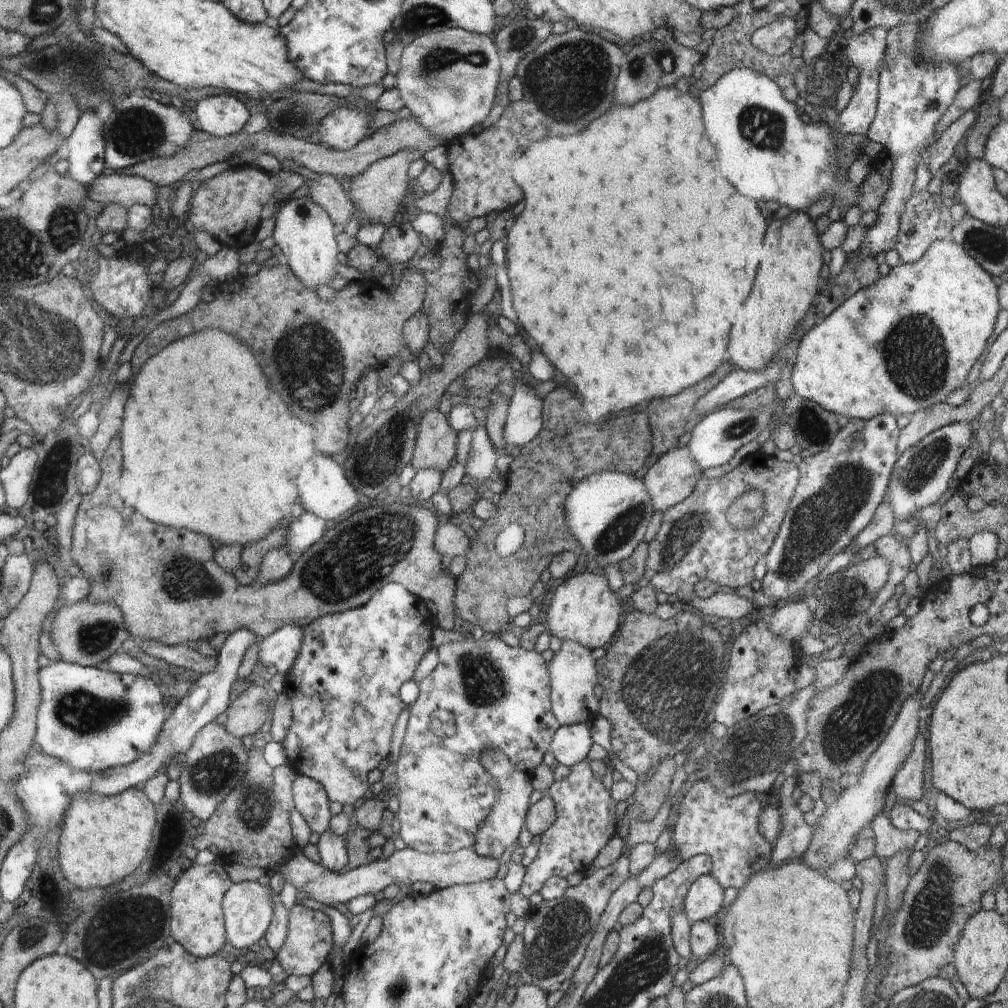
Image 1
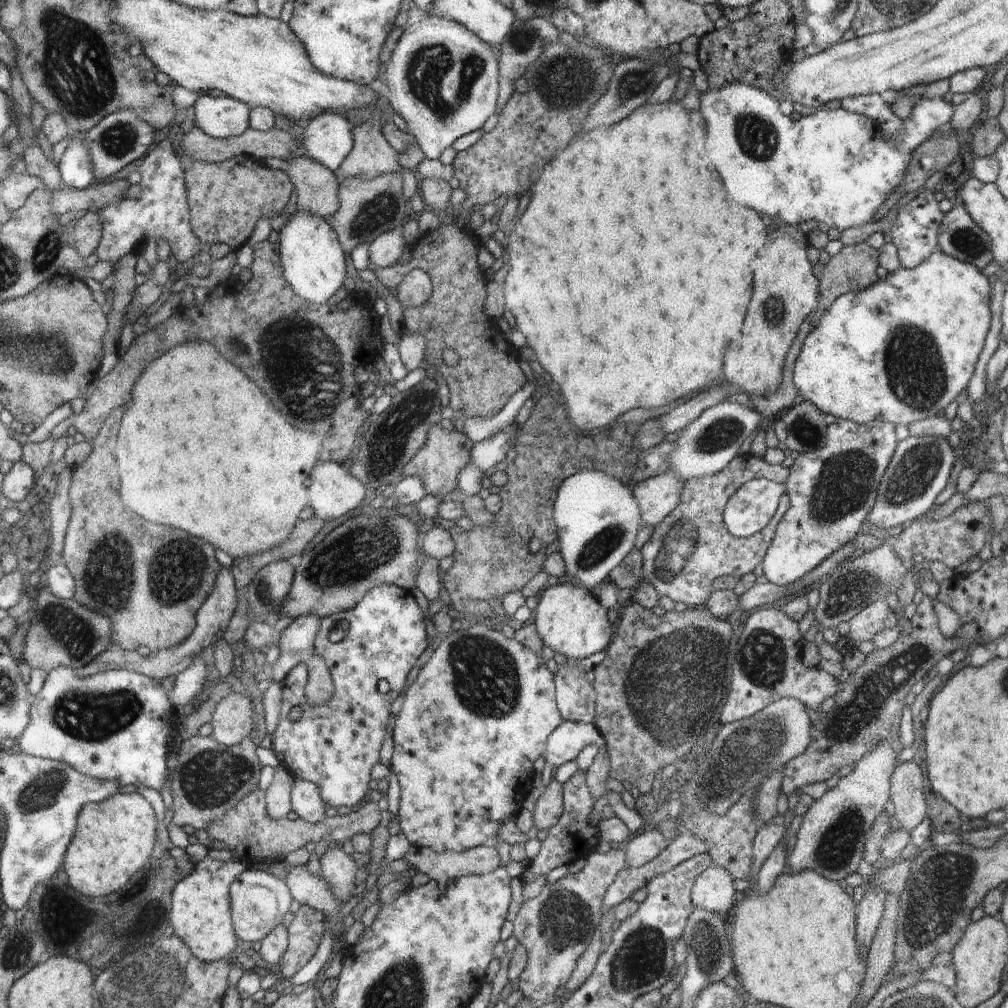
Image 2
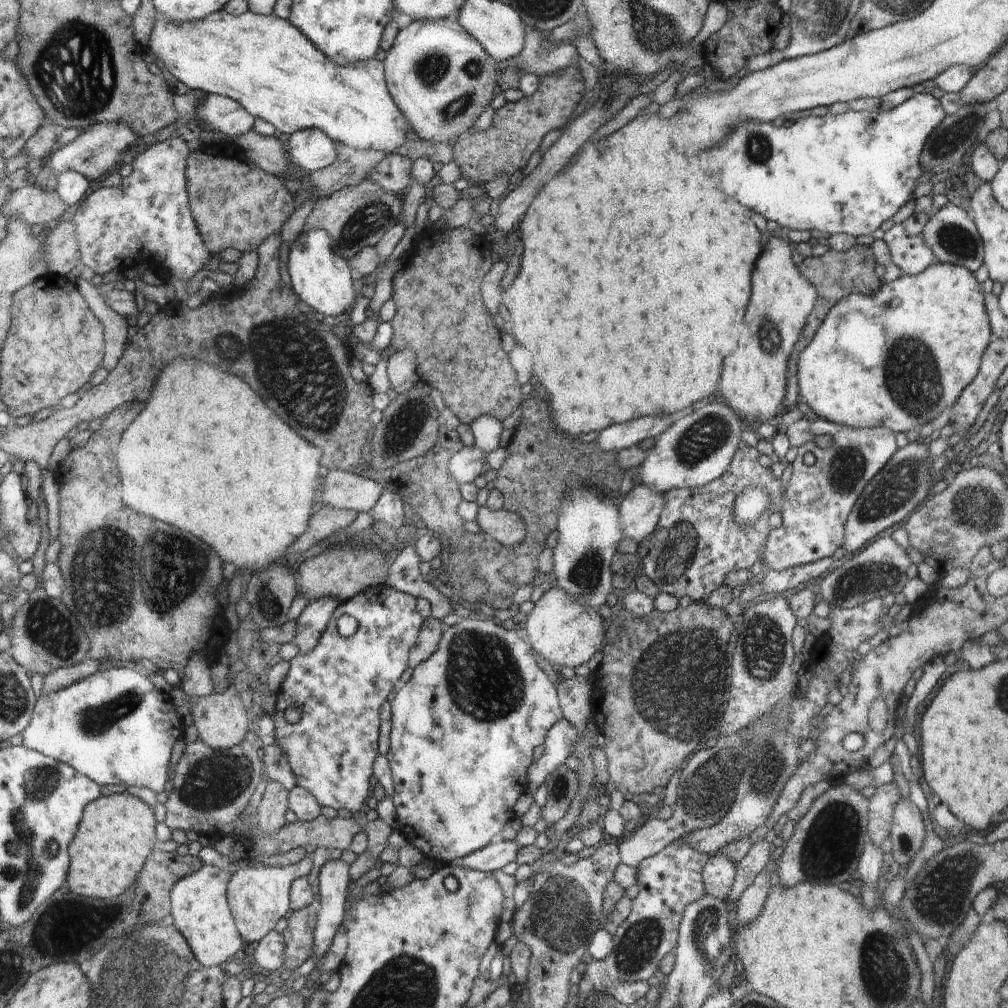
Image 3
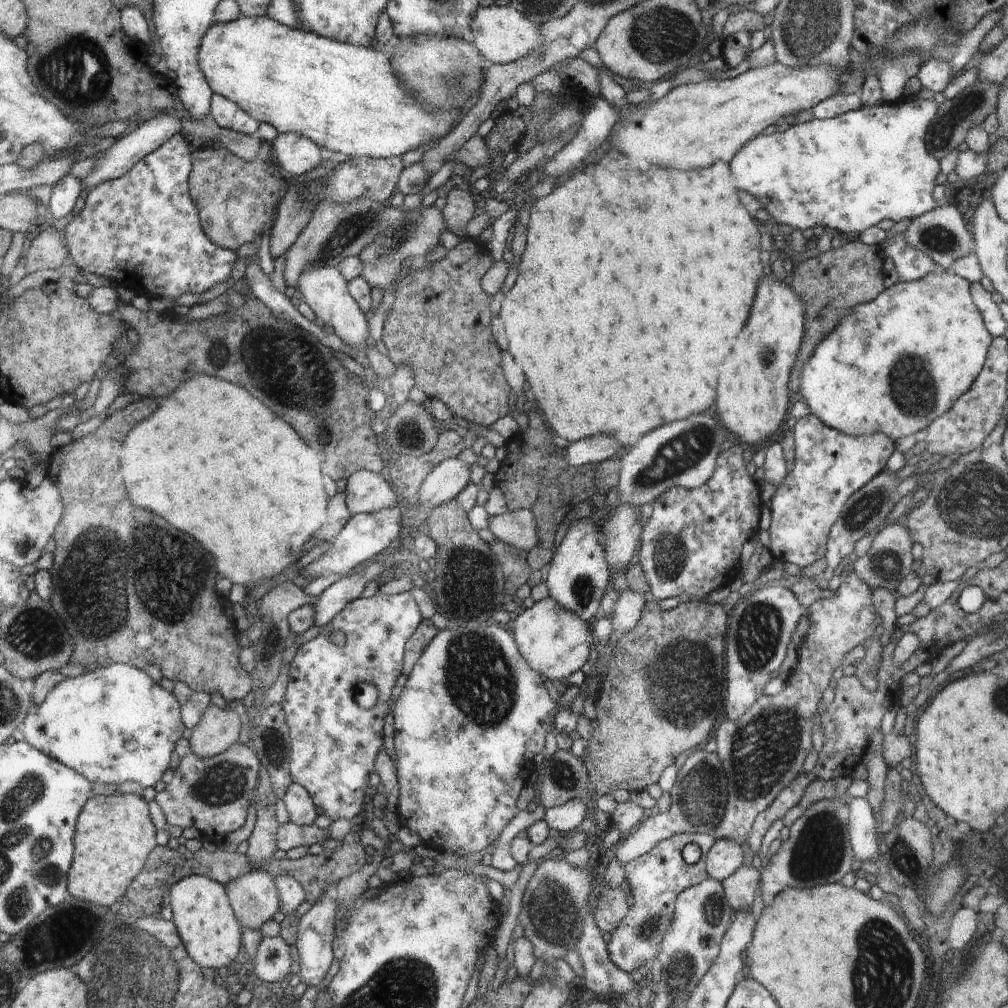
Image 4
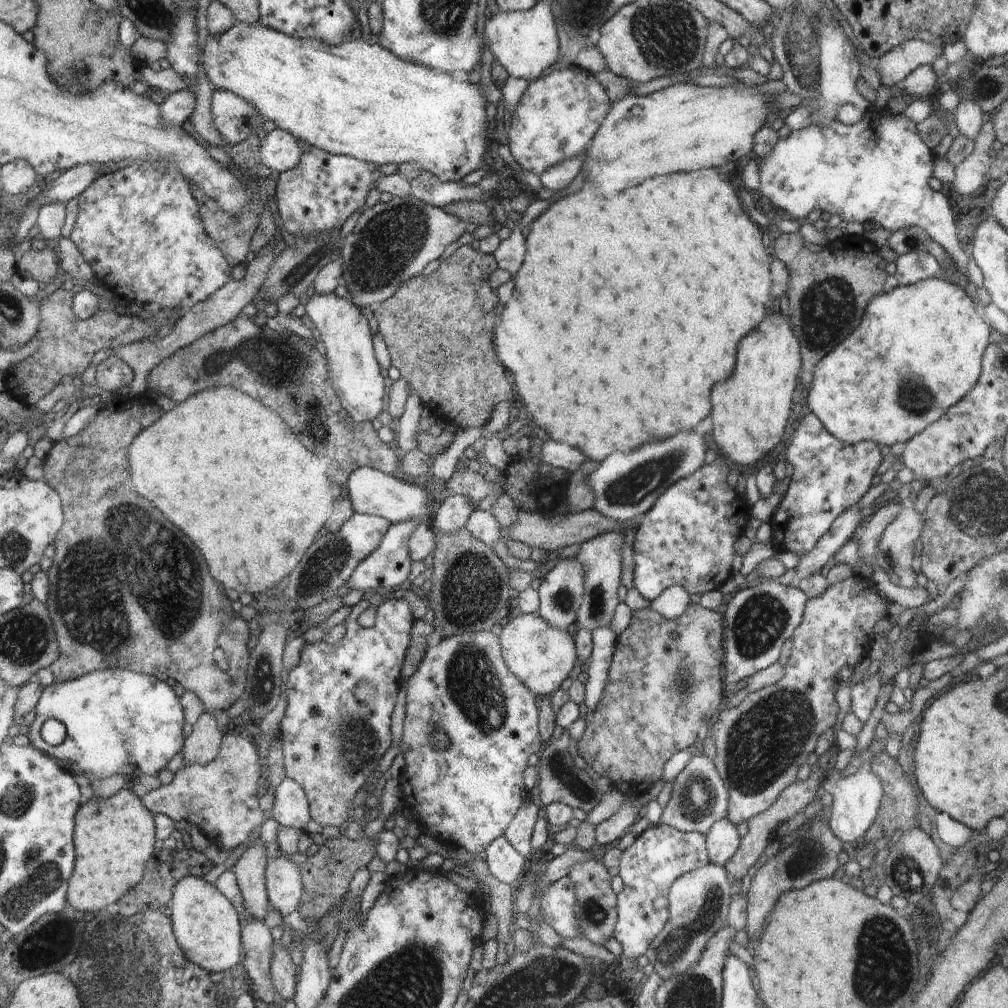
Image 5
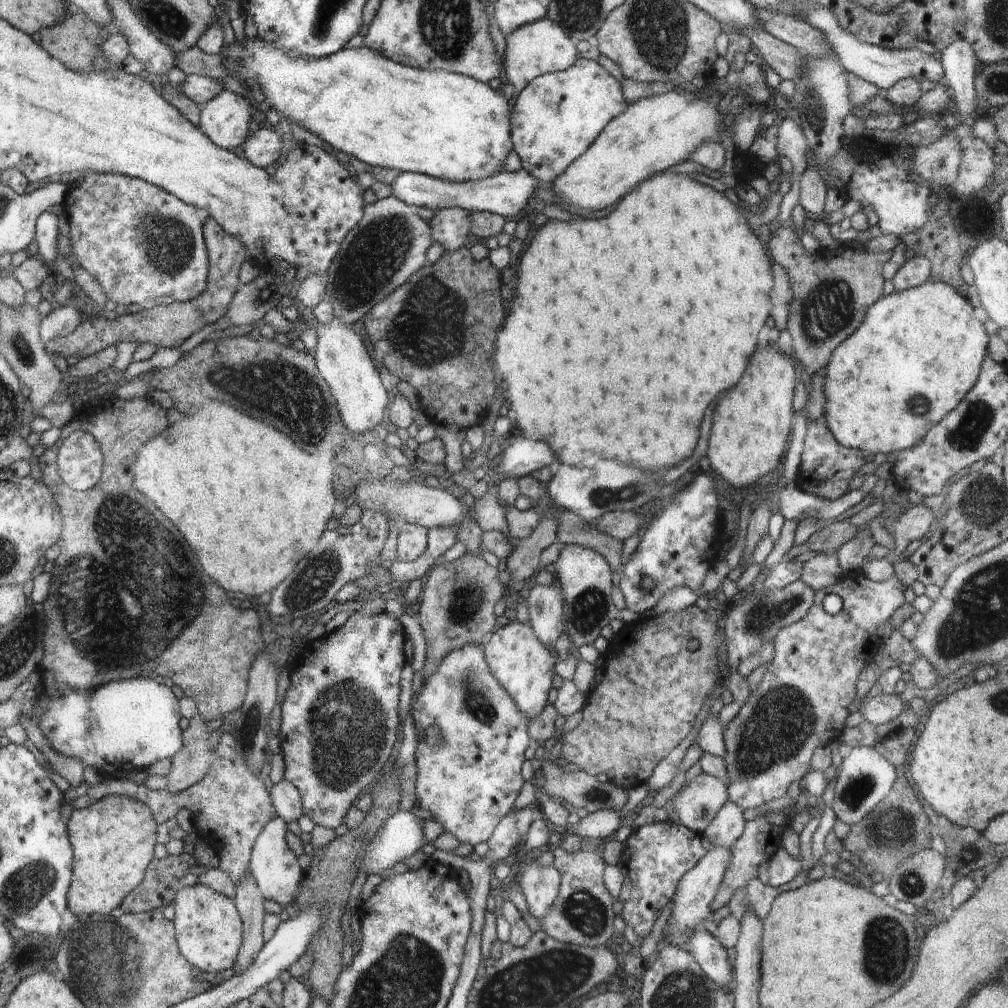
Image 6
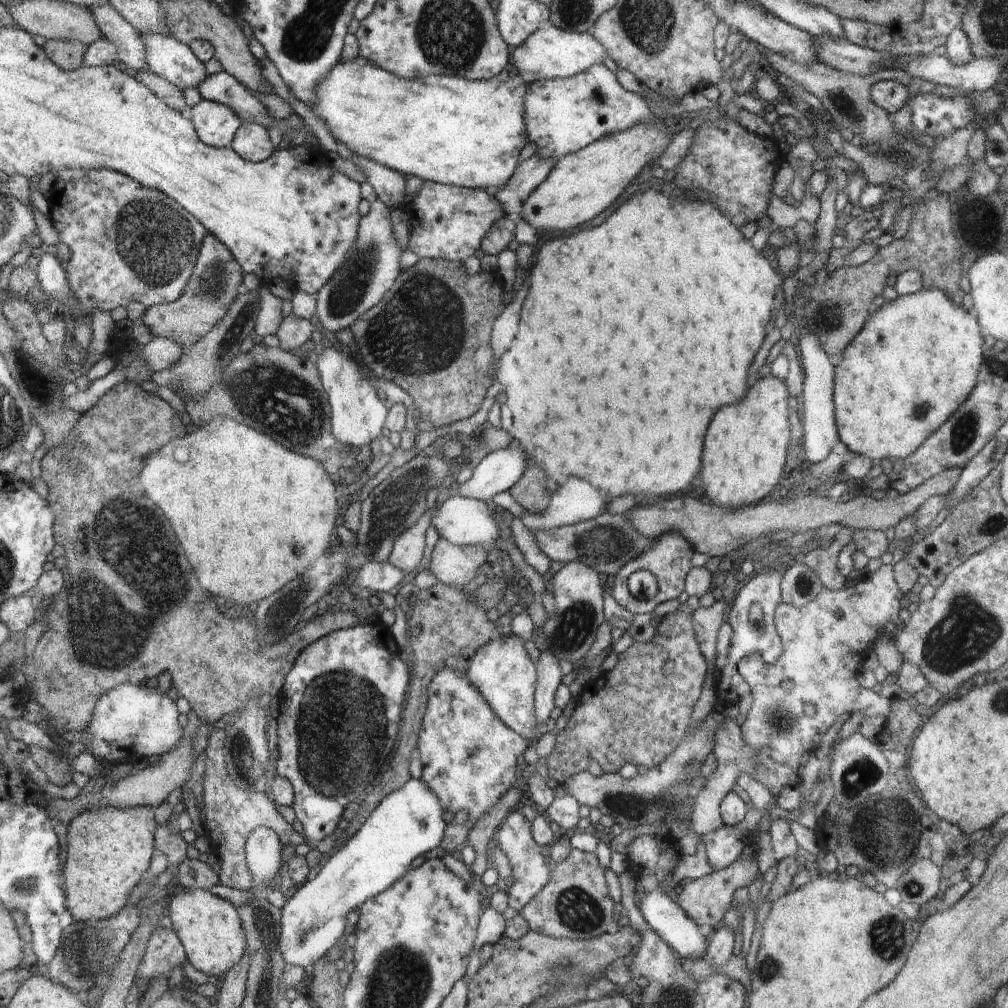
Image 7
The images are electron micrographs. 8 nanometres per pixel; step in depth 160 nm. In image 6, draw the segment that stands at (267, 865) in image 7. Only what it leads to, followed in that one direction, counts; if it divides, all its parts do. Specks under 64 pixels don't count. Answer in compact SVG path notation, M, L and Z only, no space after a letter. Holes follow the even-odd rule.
M276 817L267 824L255 844L249 868L255 878L264 898L286 907L296 899L301 884L302 869L298 864L297 856L287 845L285 834L288 832L287 824L280 817Z

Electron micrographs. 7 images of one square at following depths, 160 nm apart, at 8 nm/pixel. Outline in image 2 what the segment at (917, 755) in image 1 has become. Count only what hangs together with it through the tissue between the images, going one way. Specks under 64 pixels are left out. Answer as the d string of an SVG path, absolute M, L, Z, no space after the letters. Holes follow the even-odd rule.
M914 761L900 763L891 776L889 800L893 803L893 815L901 827L909 833L927 815L927 804L922 791L924 774Z

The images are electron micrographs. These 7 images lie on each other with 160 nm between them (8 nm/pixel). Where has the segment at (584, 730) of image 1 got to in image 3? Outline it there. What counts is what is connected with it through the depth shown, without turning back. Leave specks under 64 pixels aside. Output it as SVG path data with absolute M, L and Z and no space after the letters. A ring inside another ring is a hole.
M560 720L547 733L547 743L544 744L542 754L528 772L528 784L532 794L542 784L548 783L548 778L558 766L566 763L568 757L572 755L570 746L577 744L577 736L578 732L568 720Z

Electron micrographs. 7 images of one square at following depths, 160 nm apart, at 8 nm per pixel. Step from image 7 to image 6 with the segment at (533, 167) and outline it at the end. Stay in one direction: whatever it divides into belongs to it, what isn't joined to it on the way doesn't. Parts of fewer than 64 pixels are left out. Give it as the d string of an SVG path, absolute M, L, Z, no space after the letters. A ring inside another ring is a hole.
M521 169L513 173L496 173L496 176L478 179L477 181L452 181L439 179L414 171L401 171L391 184L392 196L414 206L431 208L434 211L449 208L461 208L469 213L488 211L510 218L523 210L528 198L539 182L527 170Z

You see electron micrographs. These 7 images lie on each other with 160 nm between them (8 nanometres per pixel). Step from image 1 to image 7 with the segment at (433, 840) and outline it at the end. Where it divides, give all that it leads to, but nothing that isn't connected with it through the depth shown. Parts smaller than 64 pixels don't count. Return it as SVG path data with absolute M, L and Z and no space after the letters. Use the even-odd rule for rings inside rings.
M452 667L440 671L430 684L430 698L427 700L417 750L423 768L420 780L439 797L446 811L455 814L458 810L464 810L467 821L473 825L472 829L480 818L488 814L488 810L498 804L500 796L512 788L516 780L516 758L526 750L526 739L493 711L483 694L472 684L467 670Z

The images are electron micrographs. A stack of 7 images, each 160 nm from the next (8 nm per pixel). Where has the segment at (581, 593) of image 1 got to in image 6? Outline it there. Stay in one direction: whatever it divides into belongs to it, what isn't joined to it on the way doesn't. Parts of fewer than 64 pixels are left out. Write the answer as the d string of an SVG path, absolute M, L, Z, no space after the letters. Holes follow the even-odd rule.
M507 621L498 631L488 636L484 650L493 675L517 702L520 710L527 717L540 714L552 688L552 670L556 660L554 654L537 637L533 626L529 622Z

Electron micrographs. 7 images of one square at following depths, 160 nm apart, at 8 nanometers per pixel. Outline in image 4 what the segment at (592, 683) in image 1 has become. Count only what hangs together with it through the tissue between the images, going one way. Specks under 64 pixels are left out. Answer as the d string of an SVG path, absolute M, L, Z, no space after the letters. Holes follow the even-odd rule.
M573 798L562 806L547 809L544 819L549 828L559 830L563 834L574 828L578 830L580 823L590 811L589 807L582 799Z

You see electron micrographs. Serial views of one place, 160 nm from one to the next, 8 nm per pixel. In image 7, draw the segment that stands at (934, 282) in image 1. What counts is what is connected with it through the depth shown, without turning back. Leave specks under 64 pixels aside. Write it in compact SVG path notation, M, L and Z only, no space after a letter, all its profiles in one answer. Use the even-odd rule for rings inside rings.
M934 287L931 289L922 288L922 290L915 292L914 294L898 295L896 299L886 301L874 316L872 315L869 317L866 324L860 329L860 332L858 332L858 334L856 334L856 336L849 342L849 345L845 348L845 352L843 354L844 358L840 361L840 364L835 366L833 403L835 406L835 423L839 434L839 440L847 446L847 450L851 450L858 455L864 455L873 462L879 462L882 459L901 459L911 455L925 441L927 436L930 436L941 424L944 424L944 422L950 418L950 415L970 396L970 393L974 390L977 383L979 366L983 363L985 358L983 356L983 351L985 349L985 342L983 338L984 336L981 333L981 326L979 325L974 312L965 310L964 307L962 307L962 304L957 305L942 289Z

